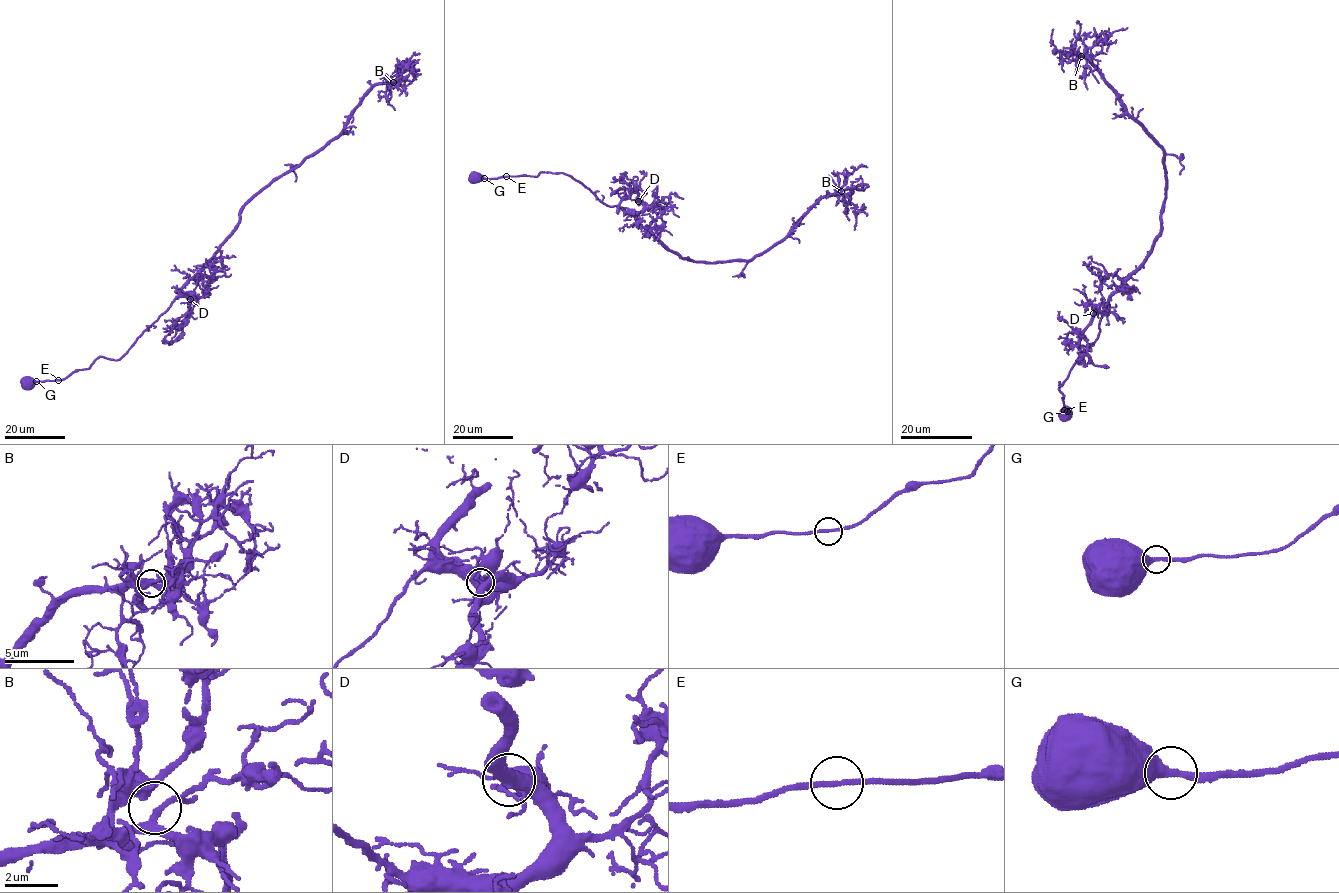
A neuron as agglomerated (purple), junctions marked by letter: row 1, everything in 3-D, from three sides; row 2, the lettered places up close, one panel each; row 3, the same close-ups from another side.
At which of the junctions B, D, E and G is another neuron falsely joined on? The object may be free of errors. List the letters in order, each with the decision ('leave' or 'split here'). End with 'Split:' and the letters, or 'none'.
B: leave
D: leave
E: leave
G: leave
Split: none

